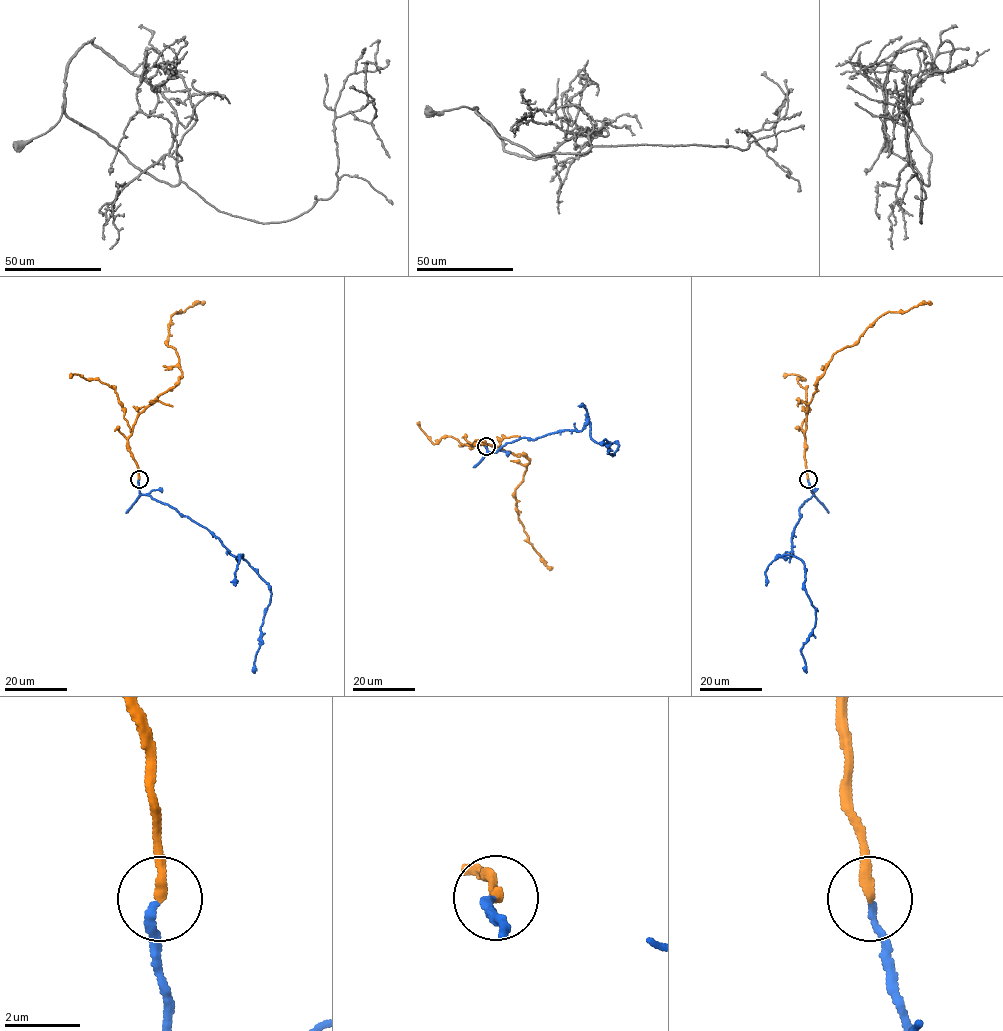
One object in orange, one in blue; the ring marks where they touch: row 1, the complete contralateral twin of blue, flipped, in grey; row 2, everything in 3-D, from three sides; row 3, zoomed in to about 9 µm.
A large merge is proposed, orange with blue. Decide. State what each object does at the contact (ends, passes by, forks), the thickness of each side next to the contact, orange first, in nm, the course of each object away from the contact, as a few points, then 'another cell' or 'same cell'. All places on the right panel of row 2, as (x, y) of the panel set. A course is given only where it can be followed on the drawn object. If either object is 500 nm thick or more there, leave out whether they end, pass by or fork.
orange ends; blue ends; calibres 280 and 200 nm; course orange (807, 480), (804, 458), (806, 412), (825, 365), (833, 354), (853, 345), (887, 312), (908, 311), (930, 301); course blue (807, 480), (814, 495), (800, 507), (792, 555), (783, 556), (802, 561), (815, 609), (801, 649), (806, 673); same cell

